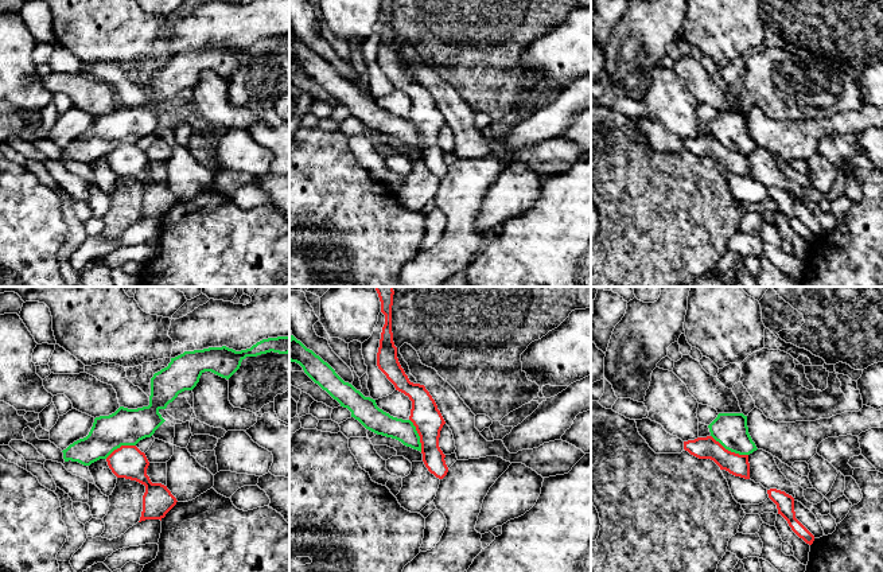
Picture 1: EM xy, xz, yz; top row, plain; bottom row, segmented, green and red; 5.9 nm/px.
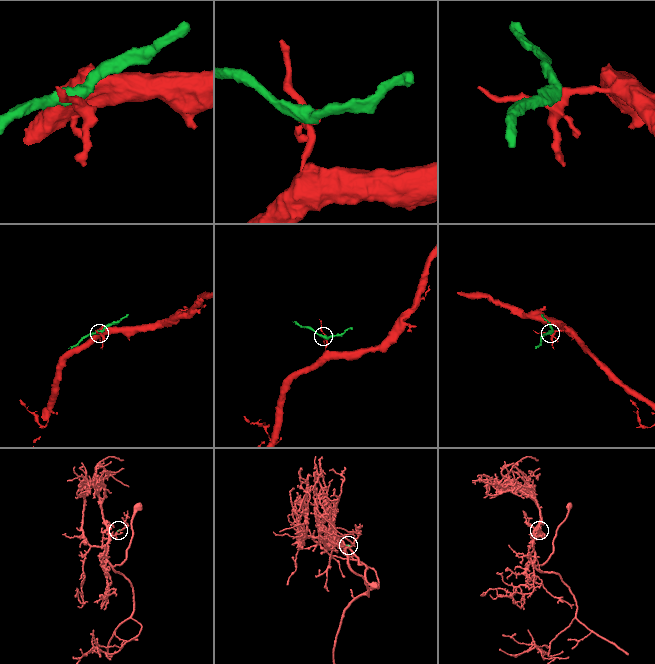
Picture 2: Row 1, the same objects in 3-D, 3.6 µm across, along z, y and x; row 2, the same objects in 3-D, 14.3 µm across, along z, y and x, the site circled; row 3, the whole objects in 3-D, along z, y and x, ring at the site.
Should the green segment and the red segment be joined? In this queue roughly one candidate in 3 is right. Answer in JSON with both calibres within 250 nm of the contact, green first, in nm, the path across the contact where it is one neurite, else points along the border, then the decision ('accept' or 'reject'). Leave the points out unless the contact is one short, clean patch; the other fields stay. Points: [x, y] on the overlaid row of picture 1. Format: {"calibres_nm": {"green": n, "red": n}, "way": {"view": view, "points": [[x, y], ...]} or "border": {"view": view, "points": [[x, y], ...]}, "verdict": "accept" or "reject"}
{"calibres_nm": {"green": 200, "red": 130}, "border": {"view": "yz", "points": [[711, 435], [726, 448], [747, 455]]}, "verdict": "reject"}

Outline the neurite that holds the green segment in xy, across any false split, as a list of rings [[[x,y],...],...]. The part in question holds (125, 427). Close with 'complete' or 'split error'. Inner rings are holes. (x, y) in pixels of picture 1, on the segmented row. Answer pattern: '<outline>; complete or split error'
[[[289,336],[262,339],[241,351],[222,346],[184,351],[171,358],[168,366],[151,378],[148,406],[137,409],[120,406],[109,416],[96,417],[89,435],[62,451],[65,462],[90,466],[100,459],[106,459],[121,445],[136,445],[140,440],[151,437],[166,421],[159,410],[166,409],[179,393],[192,390],[205,371],[229,380],[246,357],[271,351],[288,354]]]; complete

